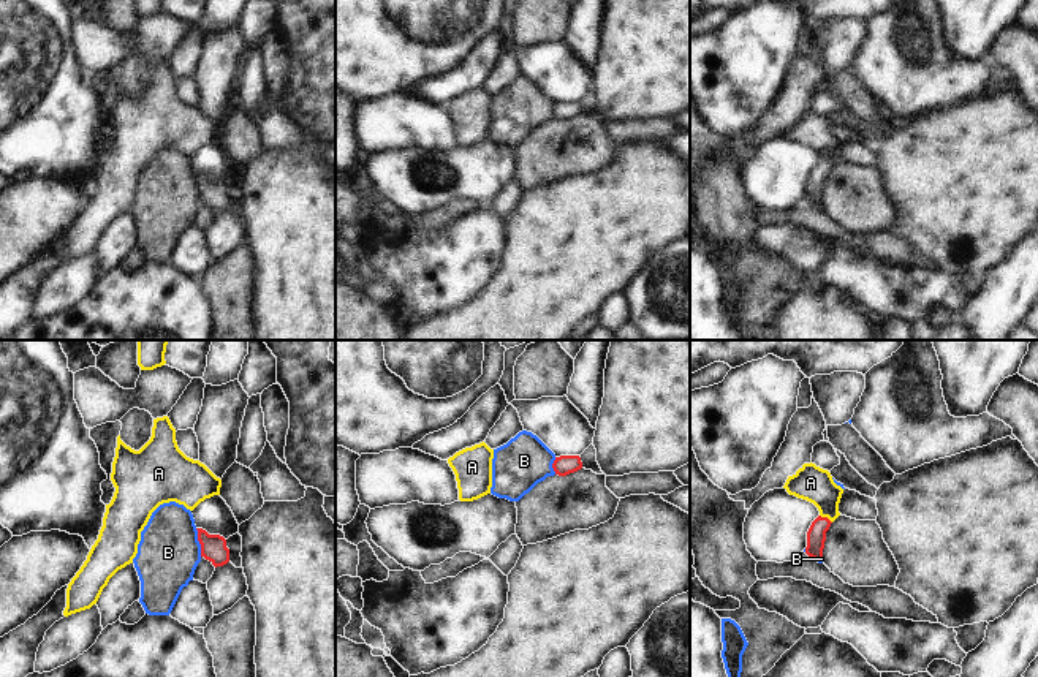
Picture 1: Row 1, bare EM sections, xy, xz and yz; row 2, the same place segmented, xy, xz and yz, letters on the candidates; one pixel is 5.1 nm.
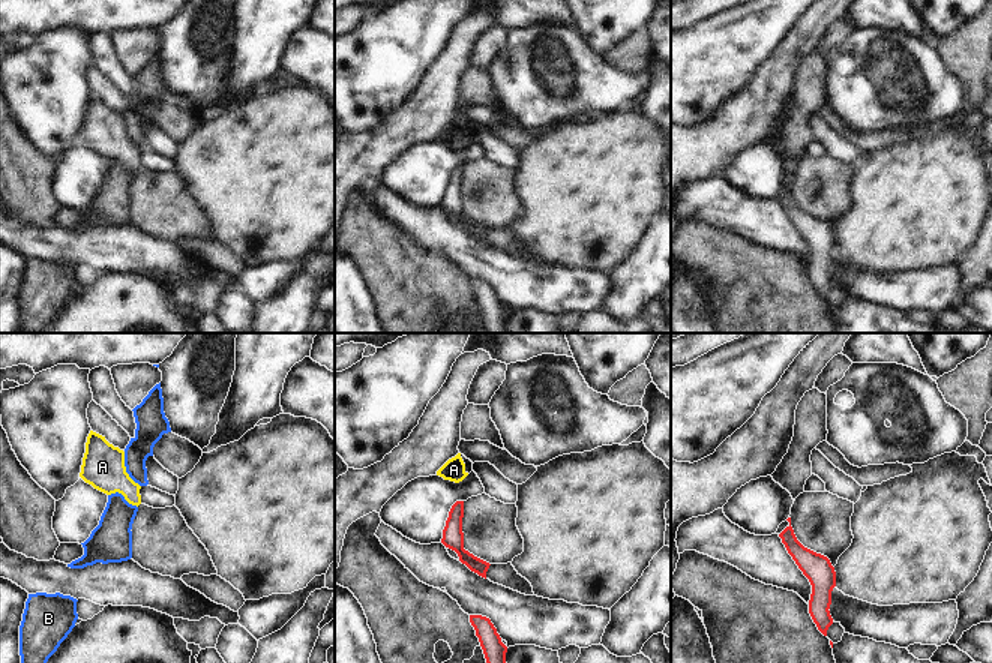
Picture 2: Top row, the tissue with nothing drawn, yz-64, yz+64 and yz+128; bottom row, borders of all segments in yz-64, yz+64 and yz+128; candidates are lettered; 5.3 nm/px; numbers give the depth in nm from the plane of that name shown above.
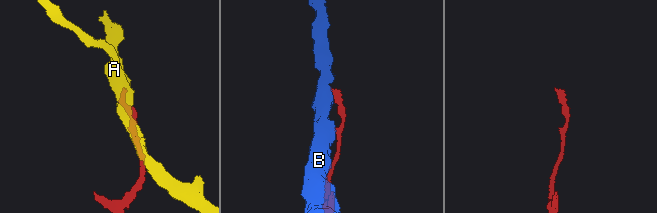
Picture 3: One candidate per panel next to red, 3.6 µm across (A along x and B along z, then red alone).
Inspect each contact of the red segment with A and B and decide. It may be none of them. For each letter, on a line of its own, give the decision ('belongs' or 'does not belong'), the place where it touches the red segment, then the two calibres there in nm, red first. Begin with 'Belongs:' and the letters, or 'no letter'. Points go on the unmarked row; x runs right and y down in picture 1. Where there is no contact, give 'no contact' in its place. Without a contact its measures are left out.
Belongs: A
A: belongs; meets red in yz at (826, 163); 100 nm thick on the red side, 180 nm on the other
B: does not belong; meets red in xy at (200, 189); 130 nm thick on the red side, 320 nm on the other

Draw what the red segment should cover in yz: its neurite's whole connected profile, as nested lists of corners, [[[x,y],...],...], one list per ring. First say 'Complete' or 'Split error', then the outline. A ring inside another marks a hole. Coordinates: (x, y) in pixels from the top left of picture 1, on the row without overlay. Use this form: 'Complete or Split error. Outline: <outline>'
Split error. Outline: [[[804,109],[793,122],[788,122],[783,134],[797,144],[813,149],[820,161],[812,168],[807,177],[805,199],[815,206],[823,204],[826,177],[840,161],[839,149],[843,134],[837,131],[828,115],[815,109]]]

